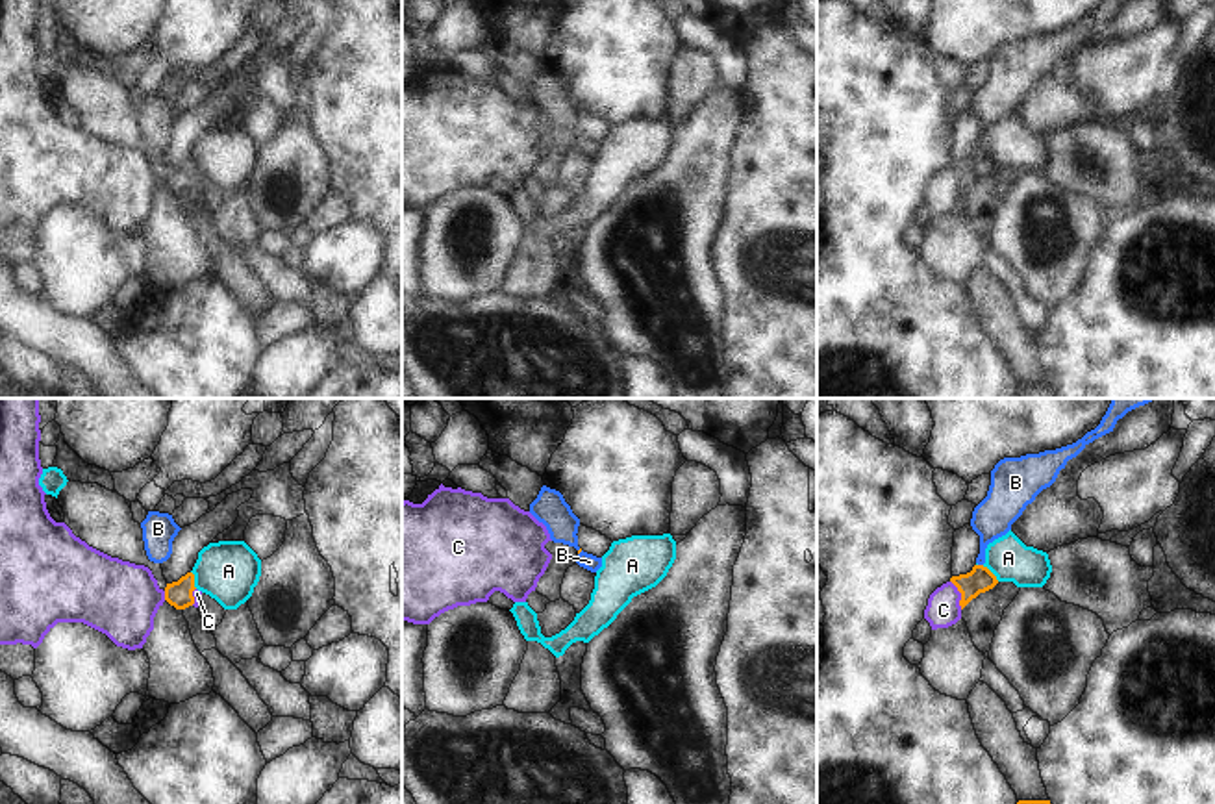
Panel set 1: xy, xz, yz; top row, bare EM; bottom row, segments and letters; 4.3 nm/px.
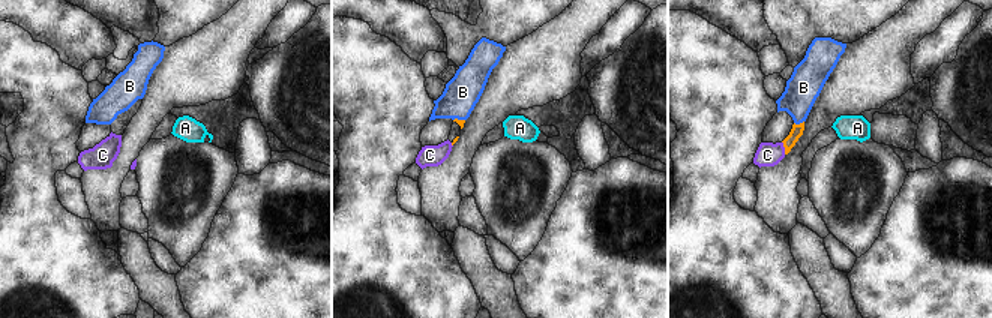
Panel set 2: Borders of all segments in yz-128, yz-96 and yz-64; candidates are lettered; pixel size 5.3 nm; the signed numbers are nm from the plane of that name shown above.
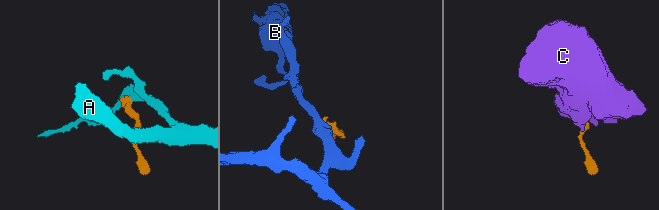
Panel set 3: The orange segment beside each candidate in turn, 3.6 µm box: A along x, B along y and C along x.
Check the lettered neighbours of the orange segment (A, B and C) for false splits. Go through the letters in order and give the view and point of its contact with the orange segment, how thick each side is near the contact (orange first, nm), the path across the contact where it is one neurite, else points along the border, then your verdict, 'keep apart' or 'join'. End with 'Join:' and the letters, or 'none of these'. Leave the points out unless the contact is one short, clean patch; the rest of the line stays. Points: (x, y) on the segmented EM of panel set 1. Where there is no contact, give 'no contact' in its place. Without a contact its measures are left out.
A: contact yz (991, 573); calibres 110 and 190 nm; border yz (982, 565), (999, 580); keep apart
B: contact yz (980, 565); calibres 110 and 170 nm; way yz (980, 578), (980, 565), (982, 545), (993, 517); join
C: contact yz (962, 595); calibres 110 and 150 nm; border yz (951, 580), (960, 593), (962, 608); keep apart
Join: B

